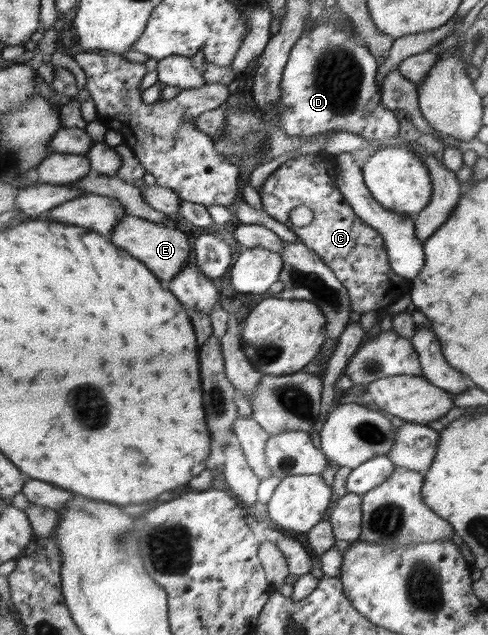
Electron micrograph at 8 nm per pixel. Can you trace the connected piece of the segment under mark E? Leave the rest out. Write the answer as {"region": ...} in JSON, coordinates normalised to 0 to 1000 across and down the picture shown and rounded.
{"region":[[[262,339],[227,364],[221,375],[232,386],[260,394],[293,413],[338,449],[344,449],[363,430],[371,430],[389,411],[391,389],[377,365],[299,345]]]}

